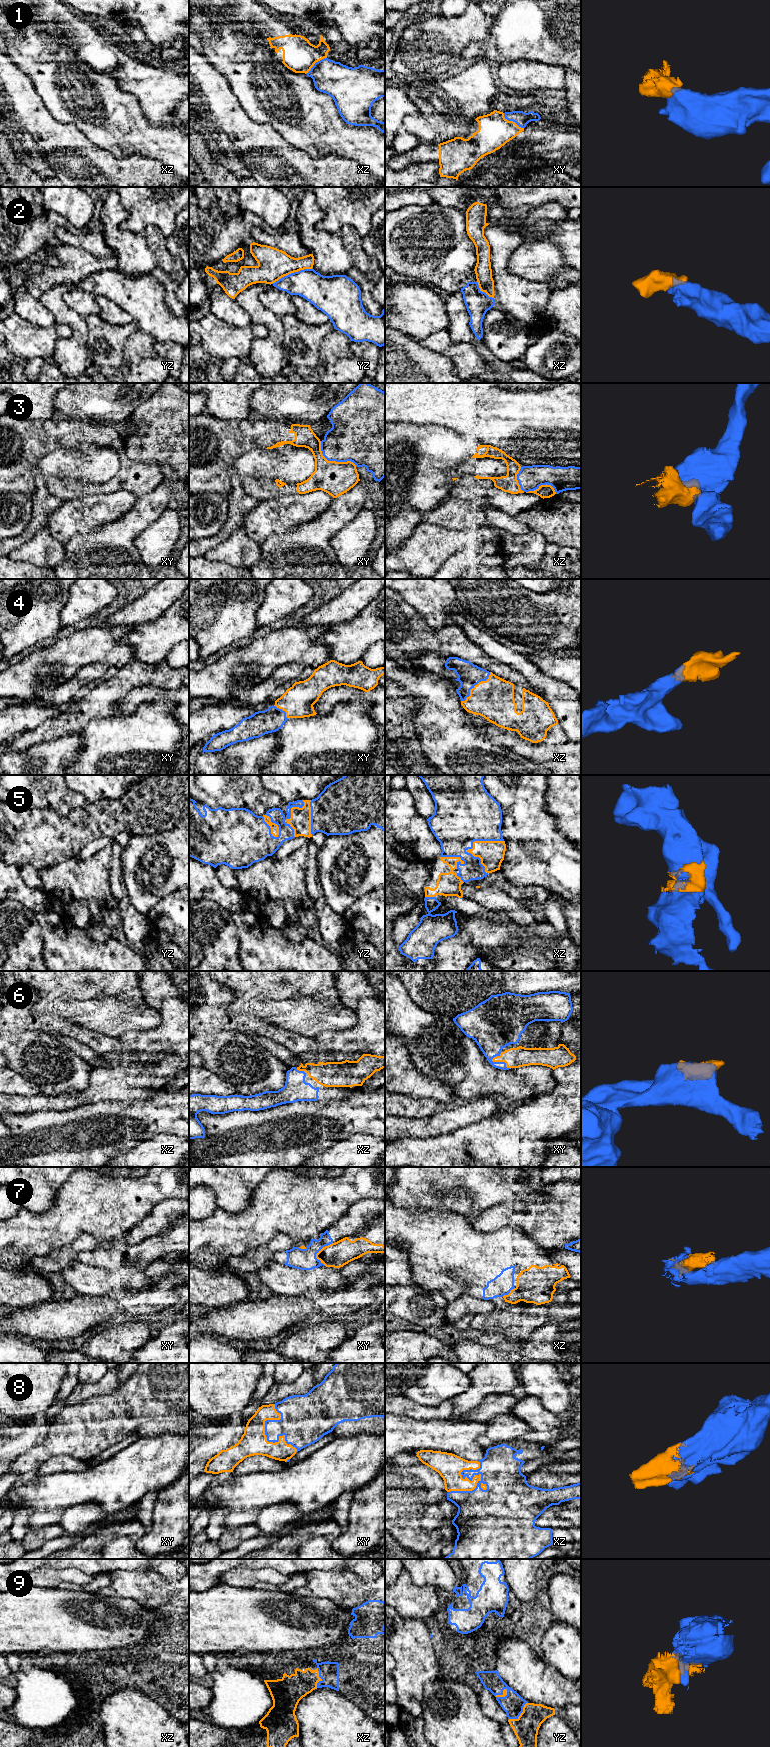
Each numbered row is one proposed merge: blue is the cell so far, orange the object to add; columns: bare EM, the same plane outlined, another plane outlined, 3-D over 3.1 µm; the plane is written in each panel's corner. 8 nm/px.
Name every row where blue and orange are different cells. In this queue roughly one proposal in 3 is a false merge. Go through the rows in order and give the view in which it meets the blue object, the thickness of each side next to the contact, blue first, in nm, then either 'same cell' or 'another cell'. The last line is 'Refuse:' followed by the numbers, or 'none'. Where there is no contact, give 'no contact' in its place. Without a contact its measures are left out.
1: xy | 120/260 nm | same cell
2: yz | 240/260 nm | another cell
3: xy | 380/280 nm | another cell
4: xz | 190/320 nm | same cell
5: xz | 460/200 nm | same cell
6: xy | 280/160 nm | same cell
7: xy | 180/200 nm | another cell
8: xz | 320/200 nm | same cell
9: yz | 170/200 nm | same cell
Refuse: 2, 3, 7

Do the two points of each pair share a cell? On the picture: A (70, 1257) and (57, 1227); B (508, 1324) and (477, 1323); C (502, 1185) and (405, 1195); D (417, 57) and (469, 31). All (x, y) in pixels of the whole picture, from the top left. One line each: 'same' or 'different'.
A: different
B: same
C: same
D: same

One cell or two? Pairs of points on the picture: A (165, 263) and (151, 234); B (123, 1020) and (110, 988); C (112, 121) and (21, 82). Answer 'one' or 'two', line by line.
A: one
B: two
C: two

